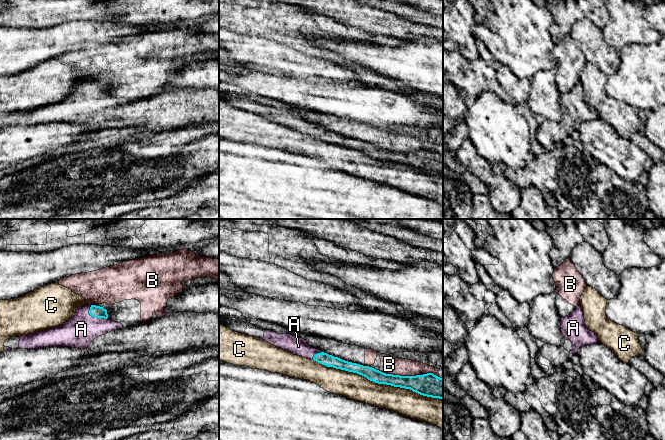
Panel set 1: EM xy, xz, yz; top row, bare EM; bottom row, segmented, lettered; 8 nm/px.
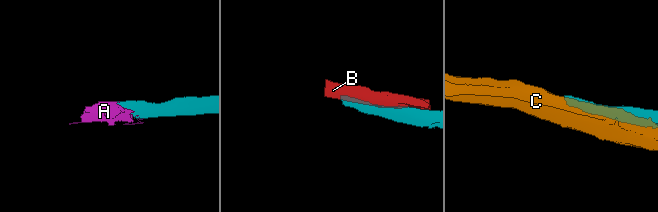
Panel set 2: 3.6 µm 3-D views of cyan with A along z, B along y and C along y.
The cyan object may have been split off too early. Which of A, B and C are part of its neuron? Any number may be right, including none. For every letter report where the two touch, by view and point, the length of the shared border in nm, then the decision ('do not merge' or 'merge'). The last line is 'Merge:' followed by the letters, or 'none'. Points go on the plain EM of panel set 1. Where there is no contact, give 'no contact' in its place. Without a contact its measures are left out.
A: meets cyan in xy at (94, 93); contact 180 nm long; merge
B: meets cyan in xz at (408, 152); contact 460 nm long; do not merge
C: meets cyan in xz at (378, 159); contact 1100 nm long; do not merge
Merge: A

